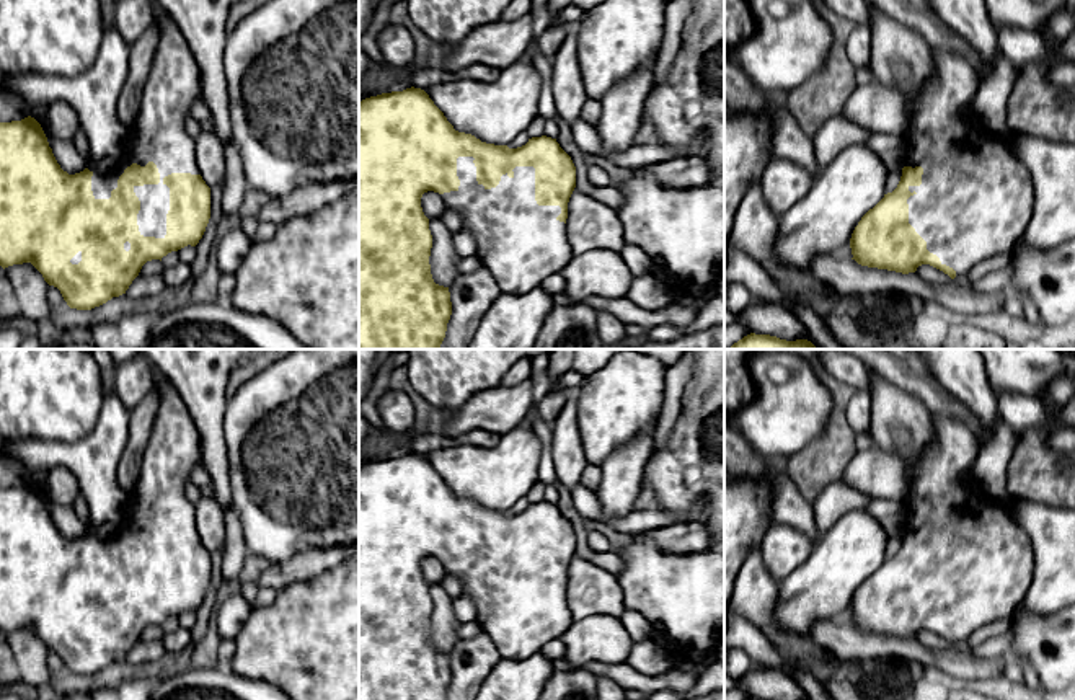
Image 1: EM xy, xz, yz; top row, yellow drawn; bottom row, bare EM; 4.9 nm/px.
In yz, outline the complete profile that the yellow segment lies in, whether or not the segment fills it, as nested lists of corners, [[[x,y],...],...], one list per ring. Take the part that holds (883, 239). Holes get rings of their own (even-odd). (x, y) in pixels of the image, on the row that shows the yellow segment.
[[[933,49],[933,72],[912,100],[909,127],[904,134],[905,157],[897,188],[869,209],[855,227],[850,248],[858,264],[902,274],[930,264],[951,279],[969,274],[980,261],[1010,255],[1023,241],[1034,207],[1034,184],[1028,168],[1002,137],[992,137],[972,119],[972,100],[979,80],[969,62],[956,52]]]

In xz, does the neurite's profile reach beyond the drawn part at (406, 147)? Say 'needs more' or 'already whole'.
needs more

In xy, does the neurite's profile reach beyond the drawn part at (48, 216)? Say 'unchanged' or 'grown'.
grown

